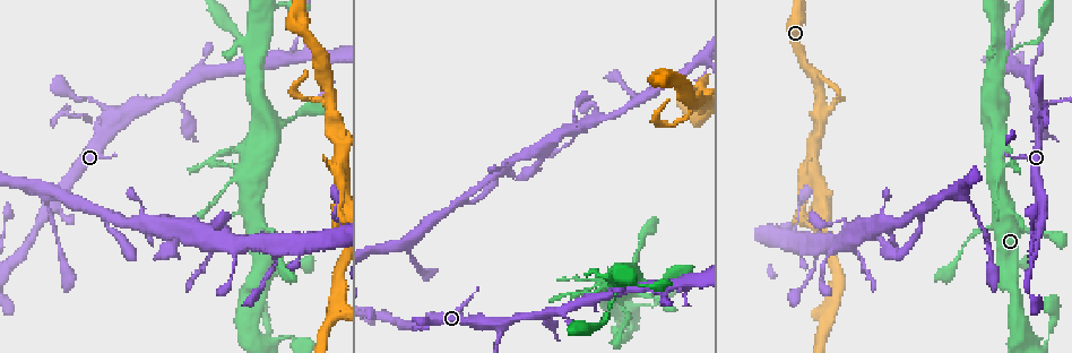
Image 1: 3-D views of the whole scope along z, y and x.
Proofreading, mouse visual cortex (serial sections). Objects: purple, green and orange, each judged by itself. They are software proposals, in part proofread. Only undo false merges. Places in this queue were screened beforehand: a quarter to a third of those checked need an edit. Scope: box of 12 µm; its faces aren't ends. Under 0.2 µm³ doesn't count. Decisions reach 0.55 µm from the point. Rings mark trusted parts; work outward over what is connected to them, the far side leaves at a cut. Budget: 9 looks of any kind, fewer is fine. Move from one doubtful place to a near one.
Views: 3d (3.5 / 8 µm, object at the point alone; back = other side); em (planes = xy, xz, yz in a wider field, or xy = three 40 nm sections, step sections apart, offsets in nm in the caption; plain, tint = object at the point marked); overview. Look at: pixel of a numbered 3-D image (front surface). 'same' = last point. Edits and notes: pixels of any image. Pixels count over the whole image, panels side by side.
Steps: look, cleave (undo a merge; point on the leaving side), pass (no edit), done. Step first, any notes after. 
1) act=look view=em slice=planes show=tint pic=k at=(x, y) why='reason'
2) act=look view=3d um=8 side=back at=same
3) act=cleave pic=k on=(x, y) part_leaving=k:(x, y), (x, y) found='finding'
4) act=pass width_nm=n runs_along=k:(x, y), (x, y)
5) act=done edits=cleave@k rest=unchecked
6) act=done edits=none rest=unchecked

act=look view=3d um=3.5 pic=1 at=(139, 109) why='abrupt turn'

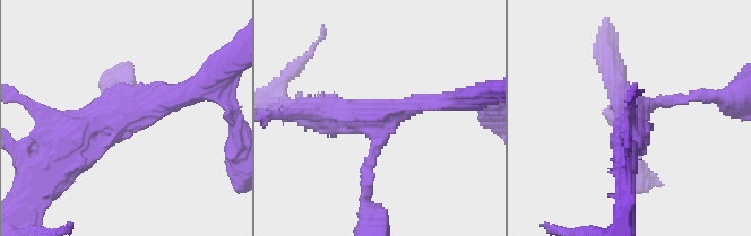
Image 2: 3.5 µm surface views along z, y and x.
act=look view=em slice=xy step=2 show=tint pic=2 at=(377, 115) arms=3 arm_widths_nm=150,250,450 why='need the tissue'

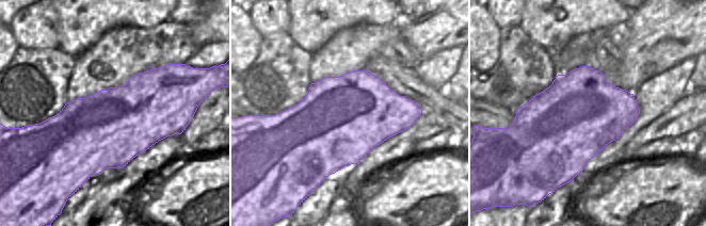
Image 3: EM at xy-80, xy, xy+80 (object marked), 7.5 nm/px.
act=pass runs_along=2:(62, 150), (83, 129), (195, 88) found='one cell here'

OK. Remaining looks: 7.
act=look view=3d um=8 pic=1 at=(667, 287) why='branch point'

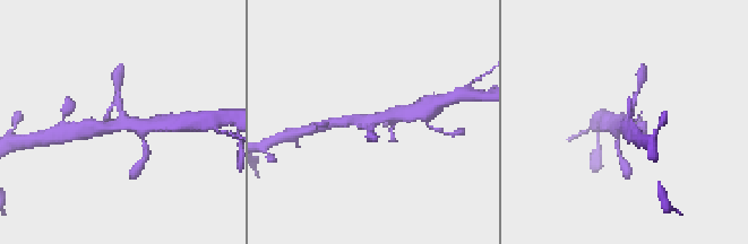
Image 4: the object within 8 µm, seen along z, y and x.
act=look view=3d um=3.5 pic=4 at=(370, 117)

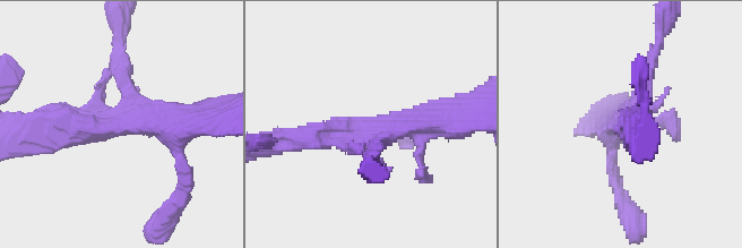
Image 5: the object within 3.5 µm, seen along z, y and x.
act=look view=em slice=xy step=1 show=tint pic=5 at=(124, 122)

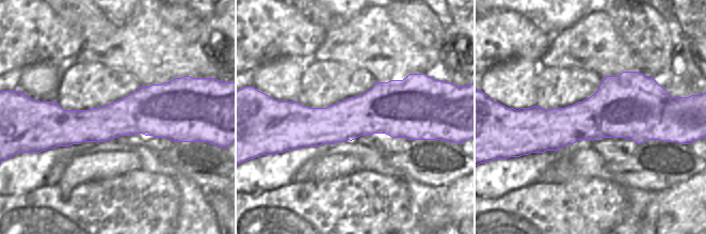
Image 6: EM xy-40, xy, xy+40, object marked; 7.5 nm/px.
act=pass runs_along=5:(300, 138), (424, 118), (449, 124) found='one cell here'

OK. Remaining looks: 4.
act=look view=3d um=3.5 pic=1 at=(11, 261) why='arms part here'

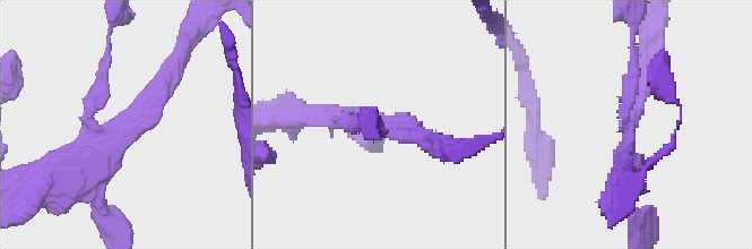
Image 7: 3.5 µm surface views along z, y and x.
act=look view=em slice=xy step=1 show=tint pic=7 at=(629, 129) why='shape alone is not enough'

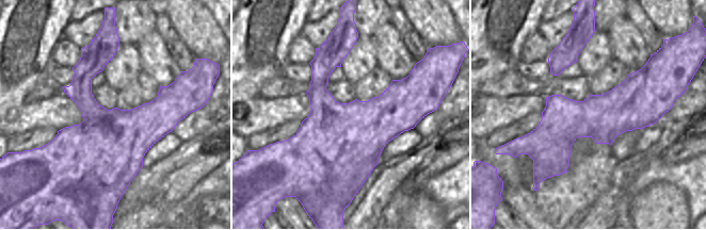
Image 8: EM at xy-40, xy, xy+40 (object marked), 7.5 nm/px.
act=pass runs_along=7:(426, 137), (378, 122), (353, 122) found='continuous, no second cell'

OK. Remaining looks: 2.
act=done edits=none rest=unchecked

